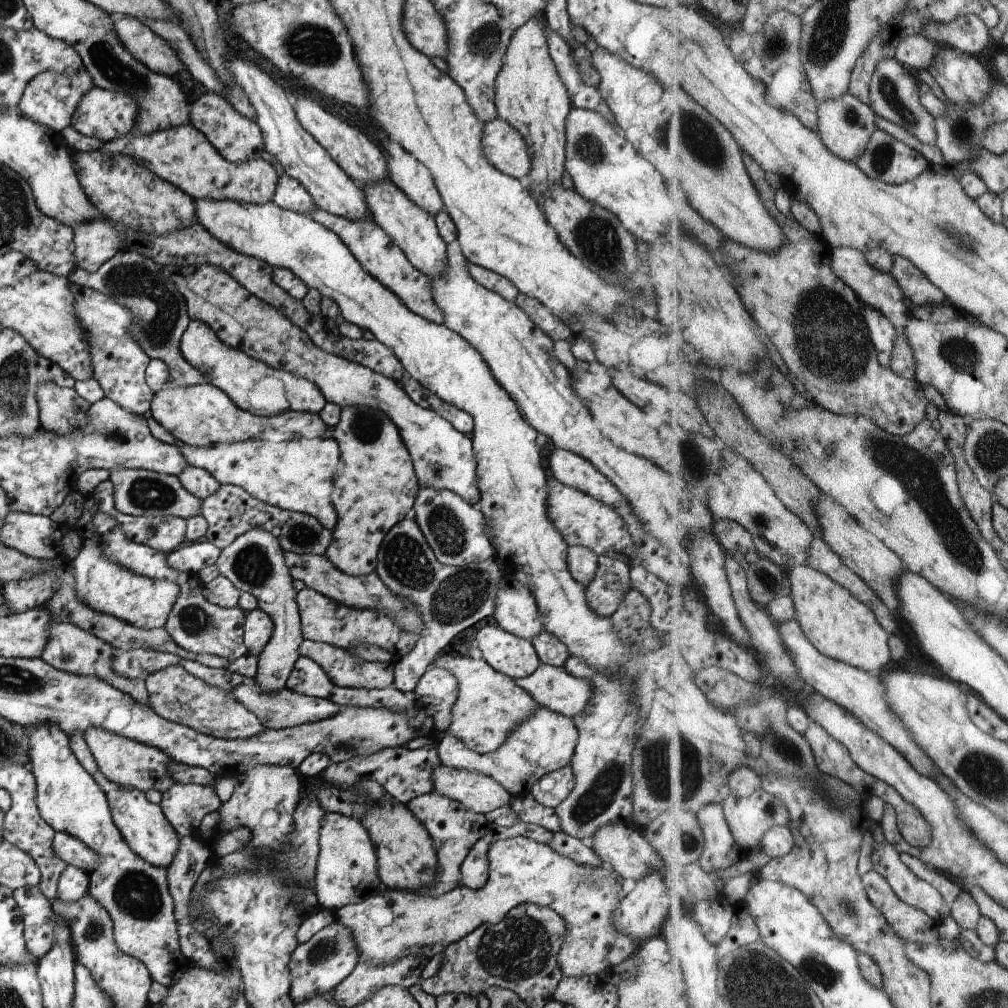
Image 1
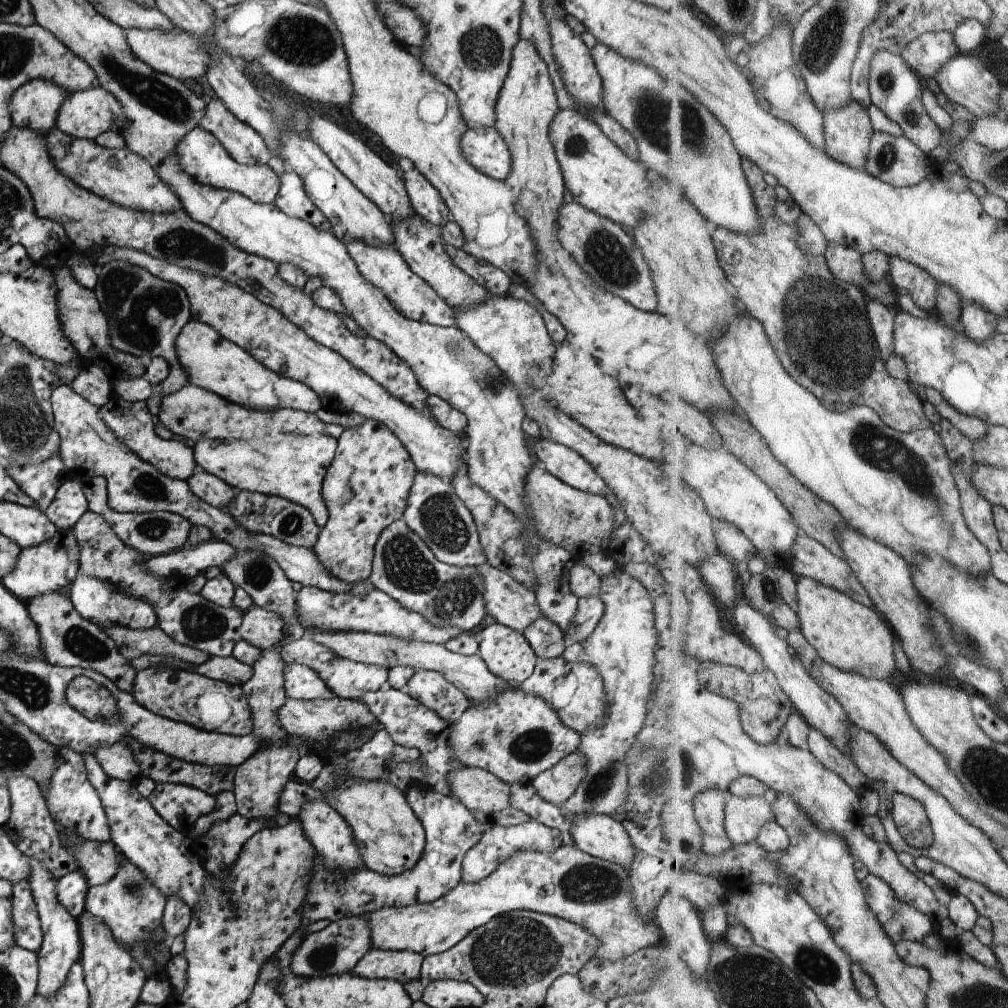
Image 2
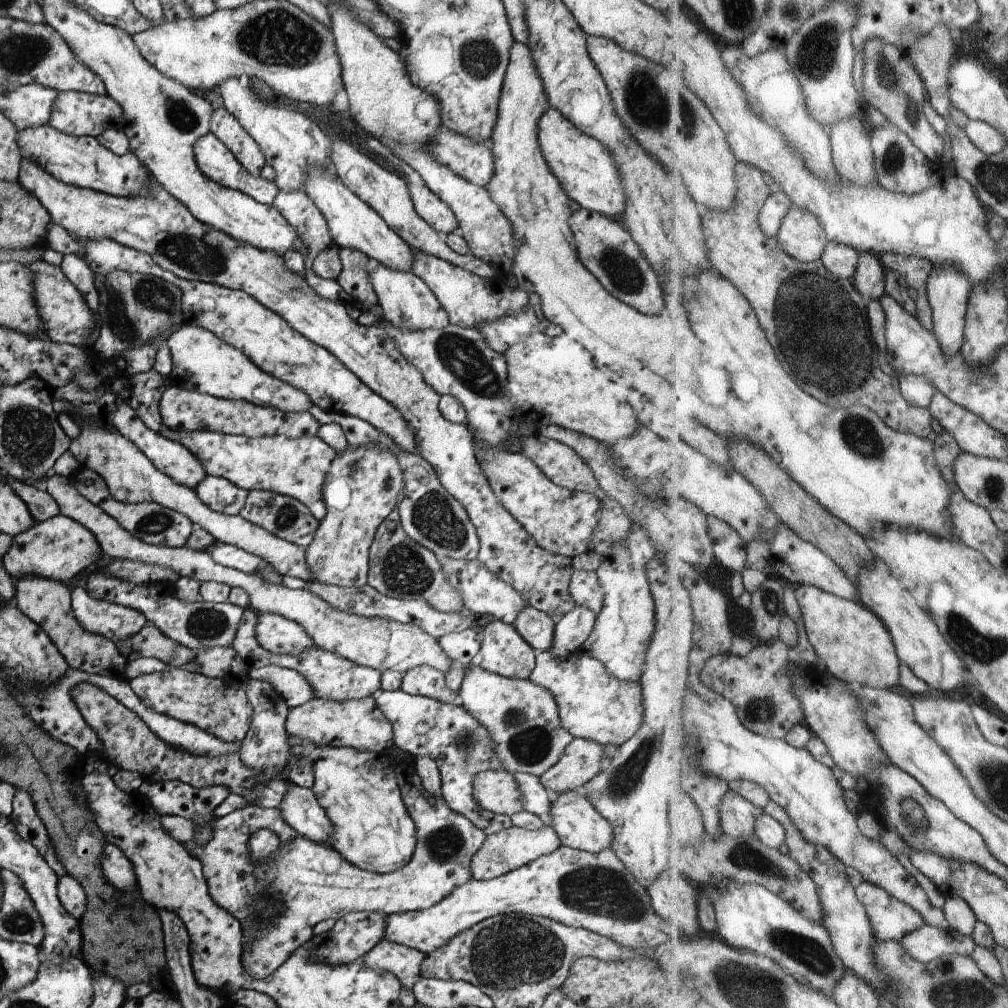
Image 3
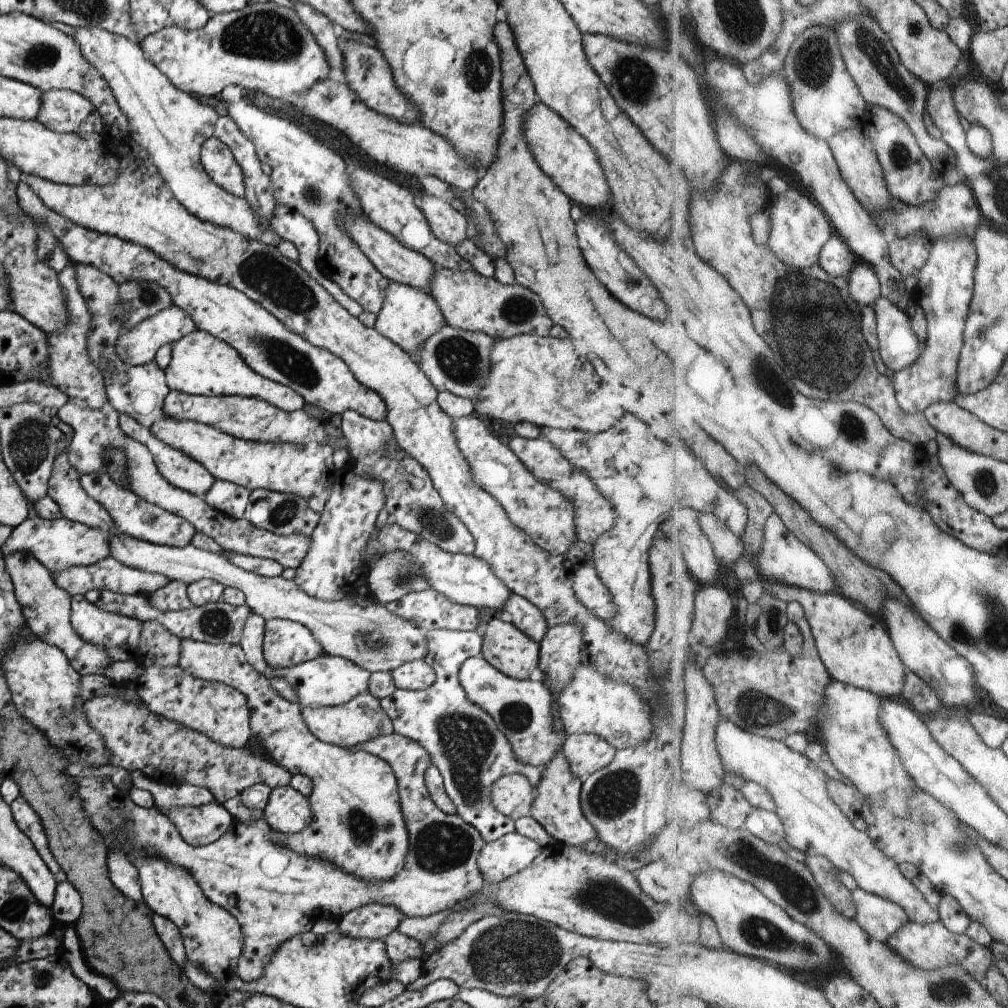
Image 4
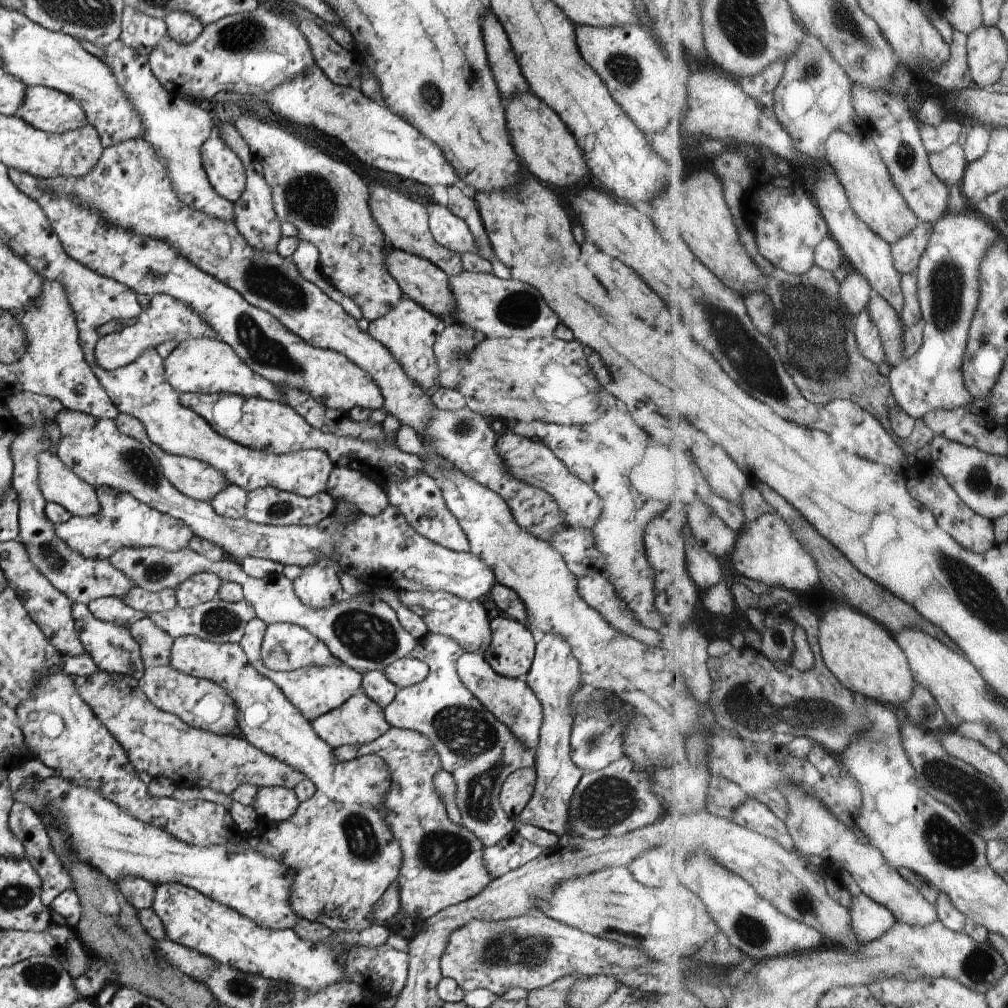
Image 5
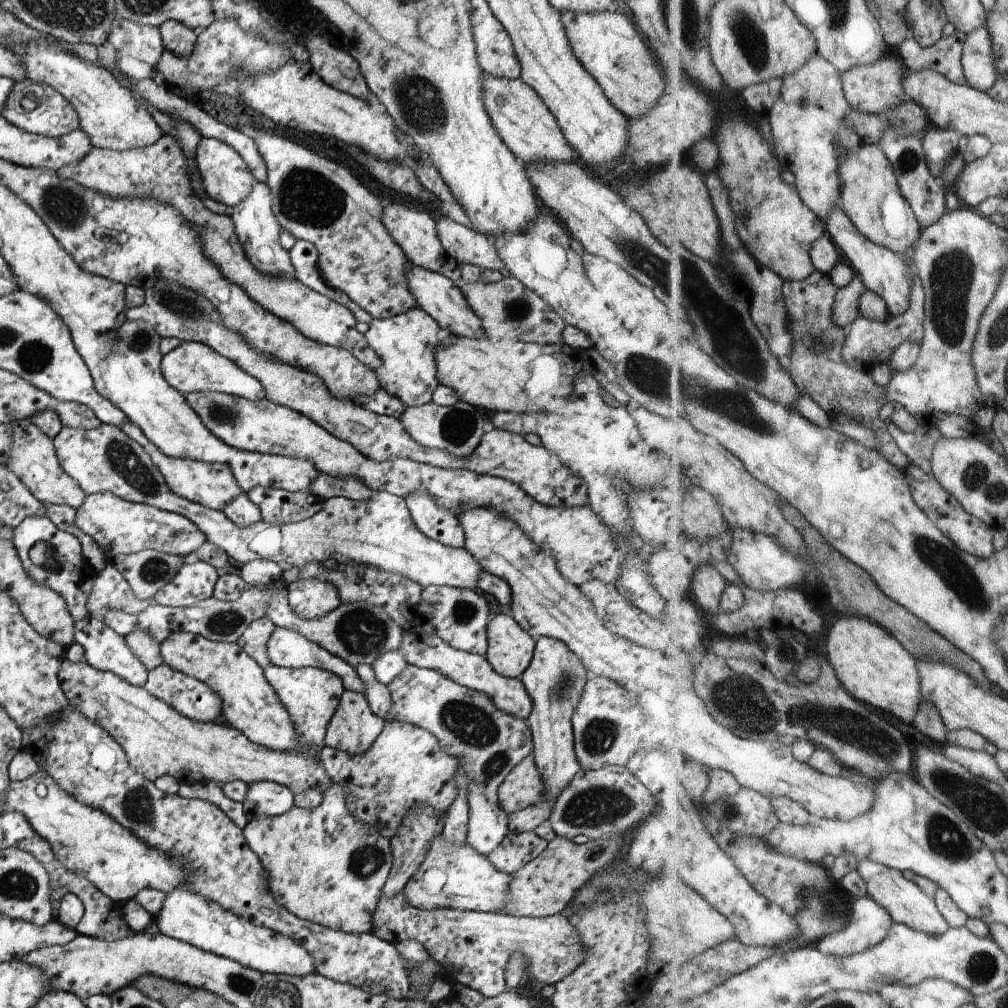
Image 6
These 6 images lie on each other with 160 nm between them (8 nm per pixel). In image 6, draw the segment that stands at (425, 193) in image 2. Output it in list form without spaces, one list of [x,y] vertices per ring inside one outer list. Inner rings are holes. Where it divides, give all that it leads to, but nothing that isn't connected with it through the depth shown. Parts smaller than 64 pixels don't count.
[[[443,215],[435,221],[435,228],[443,251],[460,266],[471,264],[505,273],[489,238],[456,224],[451,218]]]

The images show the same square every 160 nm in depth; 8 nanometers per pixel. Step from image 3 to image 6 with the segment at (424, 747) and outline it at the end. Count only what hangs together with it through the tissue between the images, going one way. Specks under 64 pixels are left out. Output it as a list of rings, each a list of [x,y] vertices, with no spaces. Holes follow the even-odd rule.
[[[409,665],[386,686],[392,701],[387,719],[427,730],[435,736],[441,752],[457,760],[456,772],[467,778],[465,841],[487,857],[508,832],[506,813],[498,806],[497,788],[527,754],[532,754],[527,723],[497,710],[485,694],[456,684],[437,670]]]

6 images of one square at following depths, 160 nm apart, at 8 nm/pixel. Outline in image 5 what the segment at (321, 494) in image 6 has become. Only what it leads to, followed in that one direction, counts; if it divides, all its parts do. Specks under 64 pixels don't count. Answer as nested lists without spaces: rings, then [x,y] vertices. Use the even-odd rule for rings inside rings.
[[[334,467],[331,470],[324,492],[335,502],[351,502],[365,515],[376,516],[388,505],[381,488],[363,474],[348,467]]]

